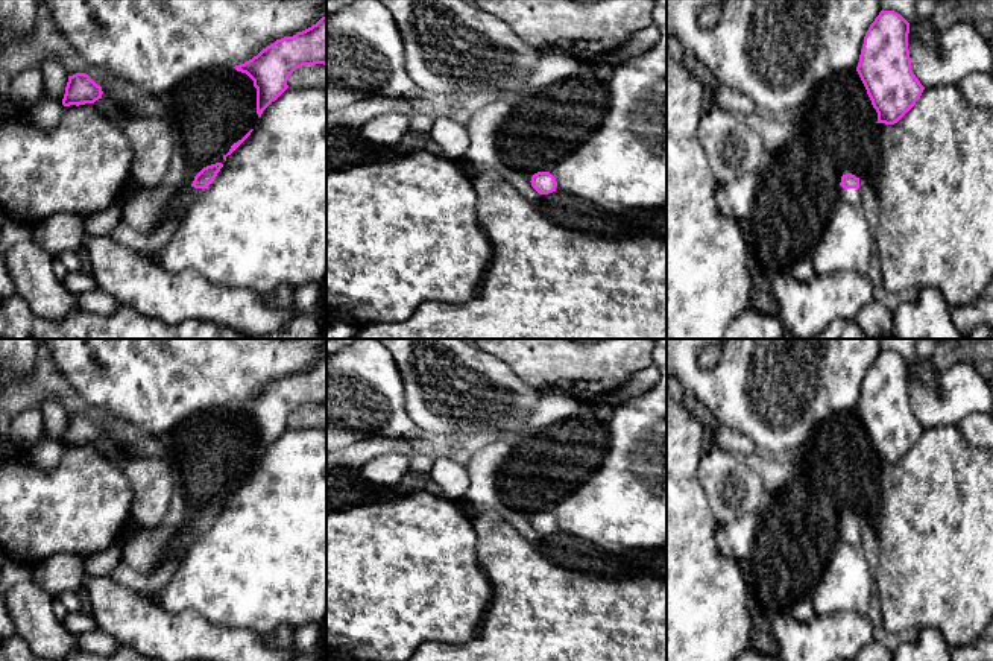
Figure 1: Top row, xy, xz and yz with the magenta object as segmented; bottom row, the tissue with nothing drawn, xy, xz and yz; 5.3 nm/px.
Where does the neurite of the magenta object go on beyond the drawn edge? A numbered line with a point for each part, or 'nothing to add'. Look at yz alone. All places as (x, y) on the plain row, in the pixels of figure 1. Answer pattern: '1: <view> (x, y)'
1: yz (852, 537)

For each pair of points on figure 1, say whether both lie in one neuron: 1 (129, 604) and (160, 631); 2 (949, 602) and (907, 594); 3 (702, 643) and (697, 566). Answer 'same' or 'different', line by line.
1: same
2: same
3: same

